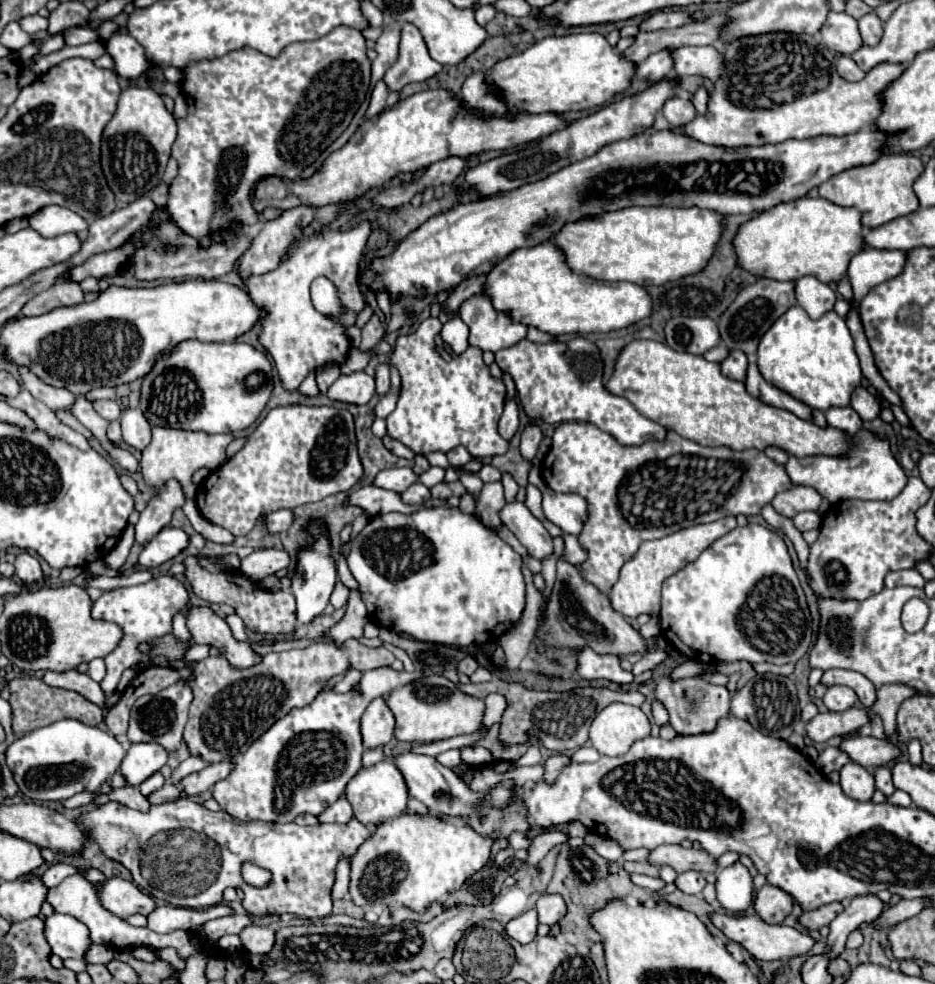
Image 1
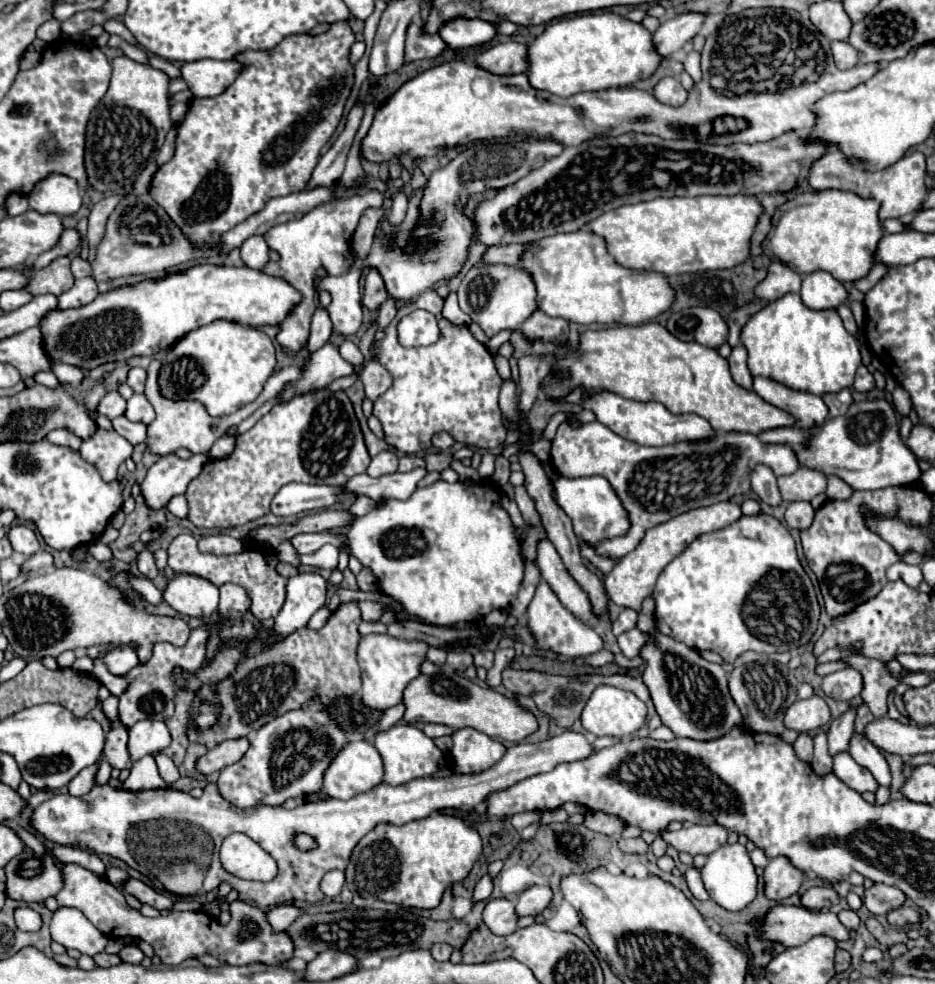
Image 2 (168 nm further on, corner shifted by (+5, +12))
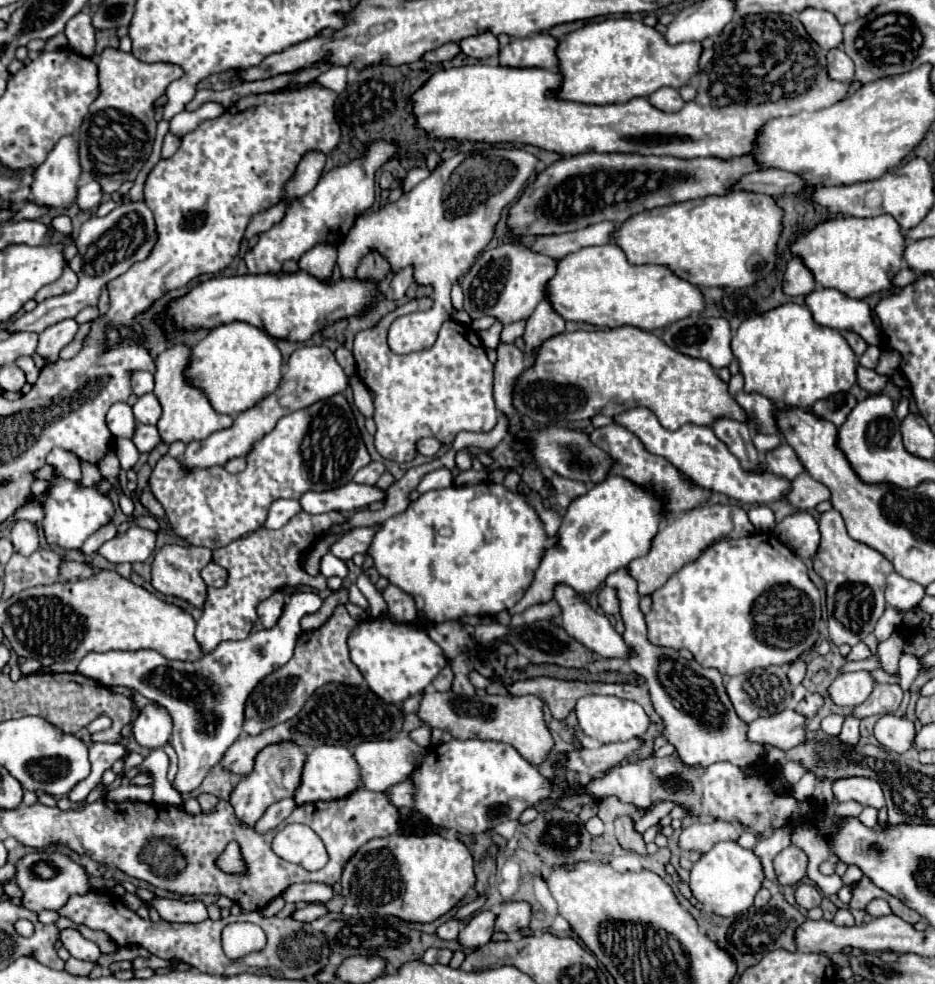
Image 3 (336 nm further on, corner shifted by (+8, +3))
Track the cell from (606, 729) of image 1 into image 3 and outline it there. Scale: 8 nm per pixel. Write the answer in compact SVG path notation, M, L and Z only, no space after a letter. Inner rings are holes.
M583 696L577 706L575 714L579 720L579 728L599 744L611 744L611 742L625 742L631 738L639 738L647 732L649 728L649 718L645 710L631 700L623 700L617 696Z

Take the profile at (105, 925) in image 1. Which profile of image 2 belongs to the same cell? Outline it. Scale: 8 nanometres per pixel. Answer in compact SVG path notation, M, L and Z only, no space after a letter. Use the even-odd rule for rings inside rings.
M64 865L62 873L64 873L64 889L56 895L56 901L60 907L74 907L82 911L86 919L106 937L132 937L132 939L142 939L150 943L154 947L154 953L166 965L178 965L184 959L200 957L206 953L216 957L220 963L228 963L228 965L248 965L256 961L266 965L282 965L294 957L294 945L288 933L272 931L264 911L256 905L242 903L242 901L231 903L229 907L231 919L228 925L220 925L212 915L204 911L196 911L196 913L170 911L168 915L160 915L152 919L132 909L118 887L94 875L92 871L78 865ZM248 919L254 919L262 927L262 935L258 935L256 939L248 939L240 935L242 923Z

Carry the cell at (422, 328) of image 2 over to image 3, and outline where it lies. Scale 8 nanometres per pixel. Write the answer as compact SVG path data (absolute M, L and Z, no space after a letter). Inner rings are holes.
M487 148L463 156L463 160L461 154L457 154L445 160L439 170L431 172L429 178L419 182L397 202L357 218L353 230L349 230L339 244L337 264L343 278L355 278L361 258L371 250L377 250L389 262L393 274L411 266L415 284L433 288L435 306L431 310L401 316L391 324L389 348L395 354L411 354L435 344L441 324L453 310L449 298L451 286L469 270L477 254L489 244L501 210L519 196L529 176L535 174L537 162L537 156L519 148Z

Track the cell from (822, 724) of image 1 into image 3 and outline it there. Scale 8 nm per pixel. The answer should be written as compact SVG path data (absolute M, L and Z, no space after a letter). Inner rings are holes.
M783 710L773 718L757 718L757 722L749 724L747 738L775 748L793 748L807 736L805 720L807 718L797 710Z

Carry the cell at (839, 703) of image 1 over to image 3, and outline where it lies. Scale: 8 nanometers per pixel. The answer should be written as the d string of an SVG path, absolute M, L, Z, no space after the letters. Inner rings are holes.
M849 672L837 676L829 686L829 698L837 706L859 706L869 698L875 682L869 672Z

